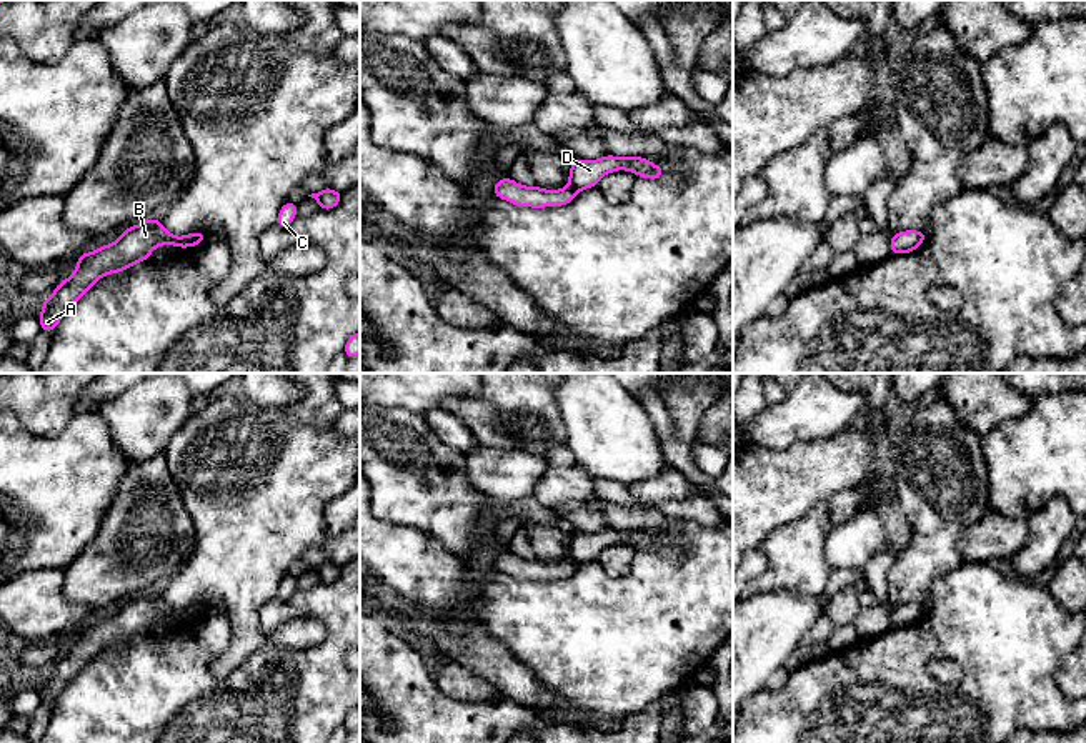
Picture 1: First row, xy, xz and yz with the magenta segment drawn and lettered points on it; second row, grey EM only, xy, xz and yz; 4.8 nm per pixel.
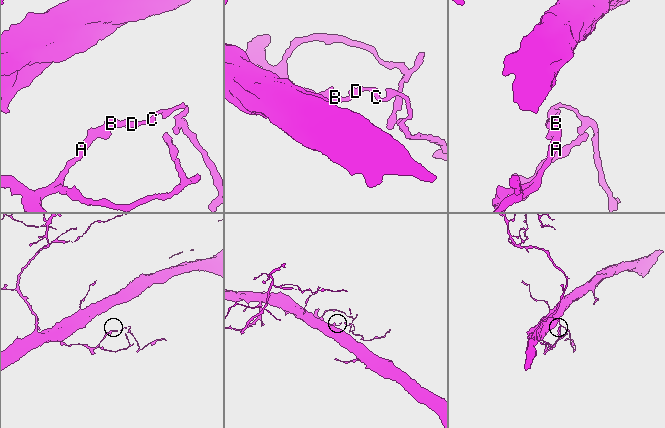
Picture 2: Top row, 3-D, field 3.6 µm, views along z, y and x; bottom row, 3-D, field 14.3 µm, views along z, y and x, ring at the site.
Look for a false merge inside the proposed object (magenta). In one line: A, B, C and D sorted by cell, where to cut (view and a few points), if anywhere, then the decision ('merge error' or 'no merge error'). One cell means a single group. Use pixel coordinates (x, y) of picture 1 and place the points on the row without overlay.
groups A B / C D; cut xz (568, 558), (577, 565); merge error

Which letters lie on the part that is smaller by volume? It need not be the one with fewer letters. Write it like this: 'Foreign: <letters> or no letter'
Foreign: C, D

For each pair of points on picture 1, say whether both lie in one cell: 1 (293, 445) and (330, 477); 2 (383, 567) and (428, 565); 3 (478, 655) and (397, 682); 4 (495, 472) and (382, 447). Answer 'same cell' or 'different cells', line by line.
1: same cell
2: same cell
3: different cells
4: different cells

